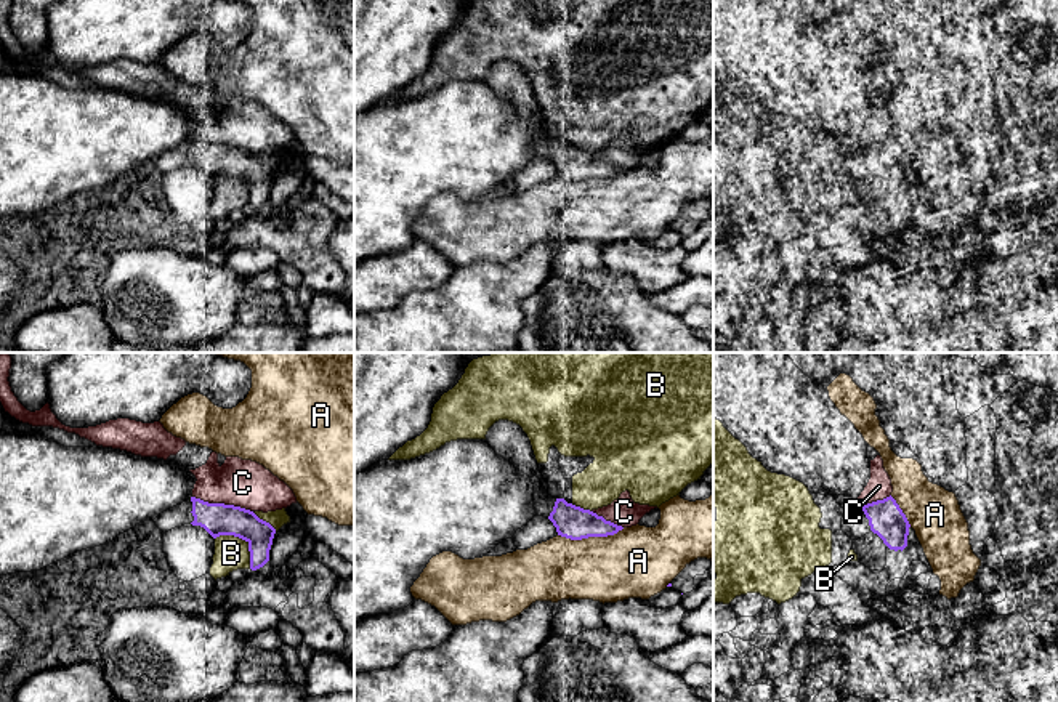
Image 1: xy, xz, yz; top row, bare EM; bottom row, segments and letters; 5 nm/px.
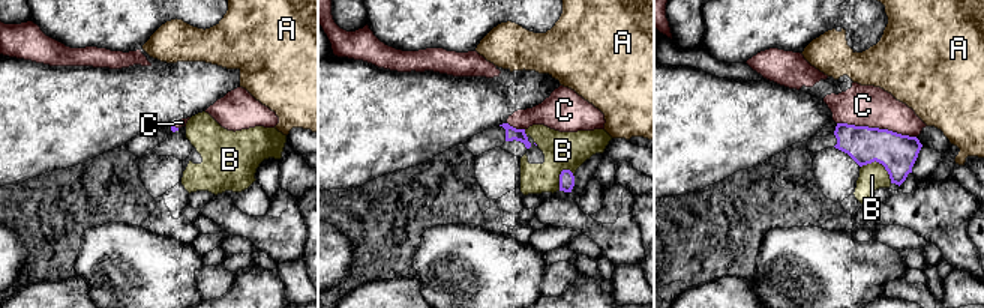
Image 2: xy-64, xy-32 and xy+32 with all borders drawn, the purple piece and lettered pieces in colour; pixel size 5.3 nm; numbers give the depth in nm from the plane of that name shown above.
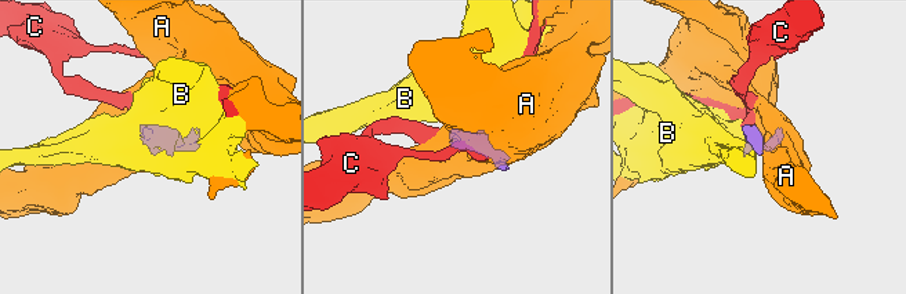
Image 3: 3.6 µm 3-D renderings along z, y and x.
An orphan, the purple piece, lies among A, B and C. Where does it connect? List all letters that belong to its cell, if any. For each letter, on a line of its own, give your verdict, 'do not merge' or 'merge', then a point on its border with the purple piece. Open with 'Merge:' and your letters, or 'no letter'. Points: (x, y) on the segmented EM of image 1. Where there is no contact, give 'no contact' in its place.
Merge: no letter
A: do not merge; meets purple in xz at (590, 536)
B: do not merge; meets purple in xy at (244, 539)
C: do not merge; meets purple in xy at (223, 504)

